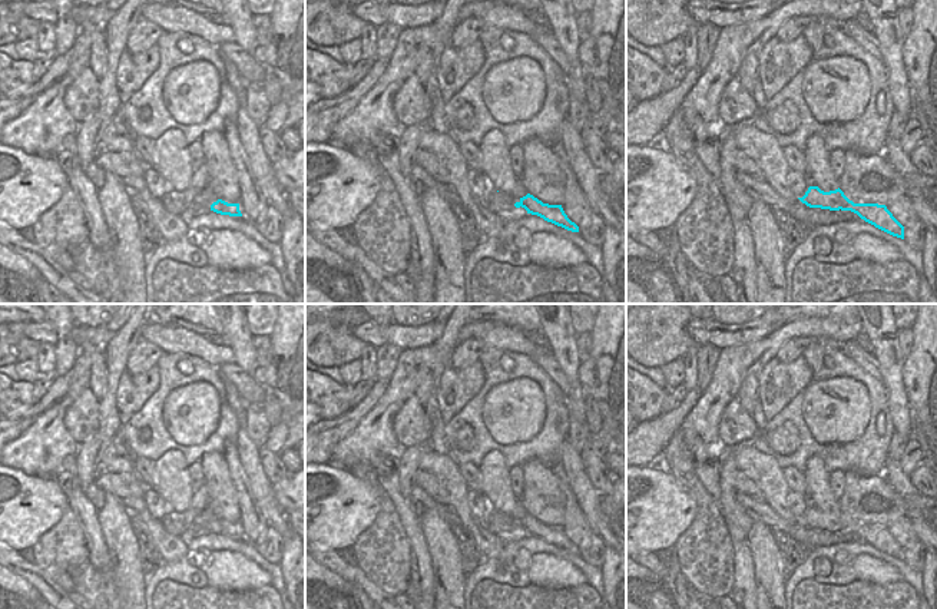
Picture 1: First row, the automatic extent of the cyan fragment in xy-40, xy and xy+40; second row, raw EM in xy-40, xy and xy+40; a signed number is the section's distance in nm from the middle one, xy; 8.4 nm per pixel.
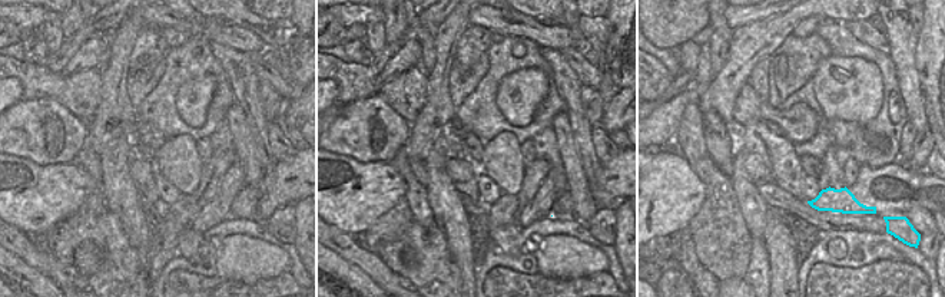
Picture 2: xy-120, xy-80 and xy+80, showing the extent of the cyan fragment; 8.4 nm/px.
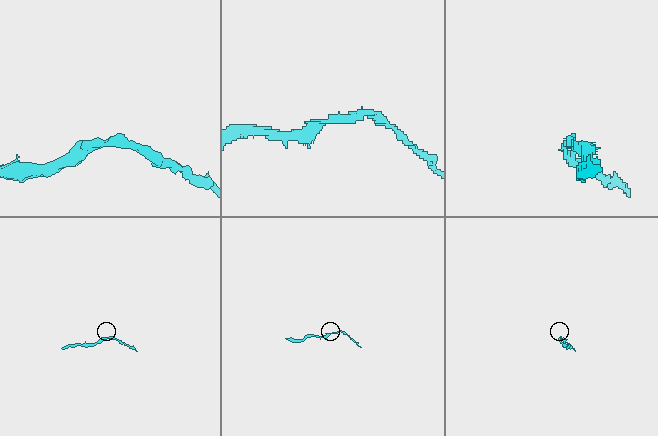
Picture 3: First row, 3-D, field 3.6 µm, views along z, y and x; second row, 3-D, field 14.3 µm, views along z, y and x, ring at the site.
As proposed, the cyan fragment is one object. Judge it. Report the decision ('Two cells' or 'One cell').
One cell.

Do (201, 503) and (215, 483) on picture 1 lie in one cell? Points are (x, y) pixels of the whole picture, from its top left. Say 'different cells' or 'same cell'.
different cells

